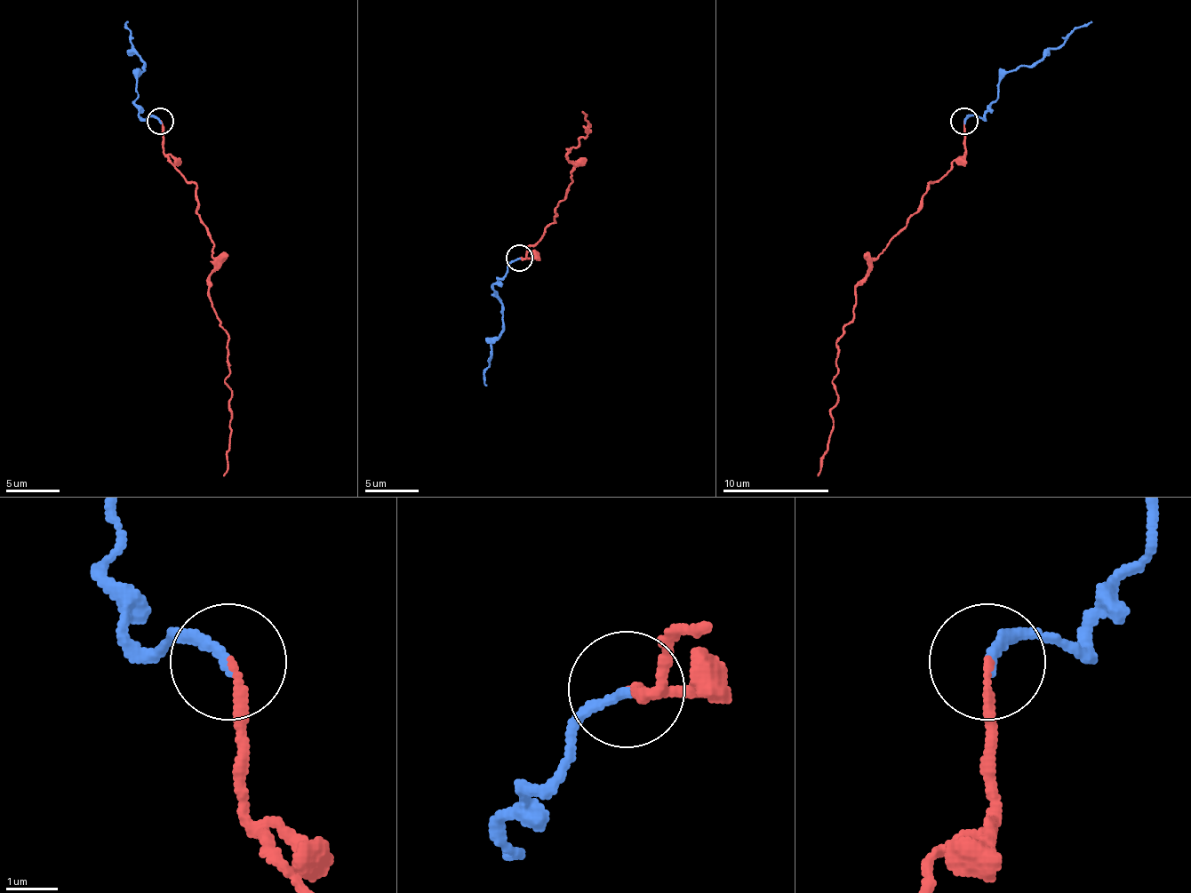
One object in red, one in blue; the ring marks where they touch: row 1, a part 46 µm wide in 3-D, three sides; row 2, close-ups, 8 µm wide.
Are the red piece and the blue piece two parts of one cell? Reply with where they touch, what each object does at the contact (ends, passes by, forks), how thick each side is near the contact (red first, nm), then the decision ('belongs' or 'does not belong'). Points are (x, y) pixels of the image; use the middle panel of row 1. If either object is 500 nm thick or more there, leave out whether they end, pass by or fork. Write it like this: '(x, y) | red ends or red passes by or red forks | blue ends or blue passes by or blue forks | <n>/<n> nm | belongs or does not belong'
(519, 258) | red ends | blue ends | 170/190 nm | belongs

